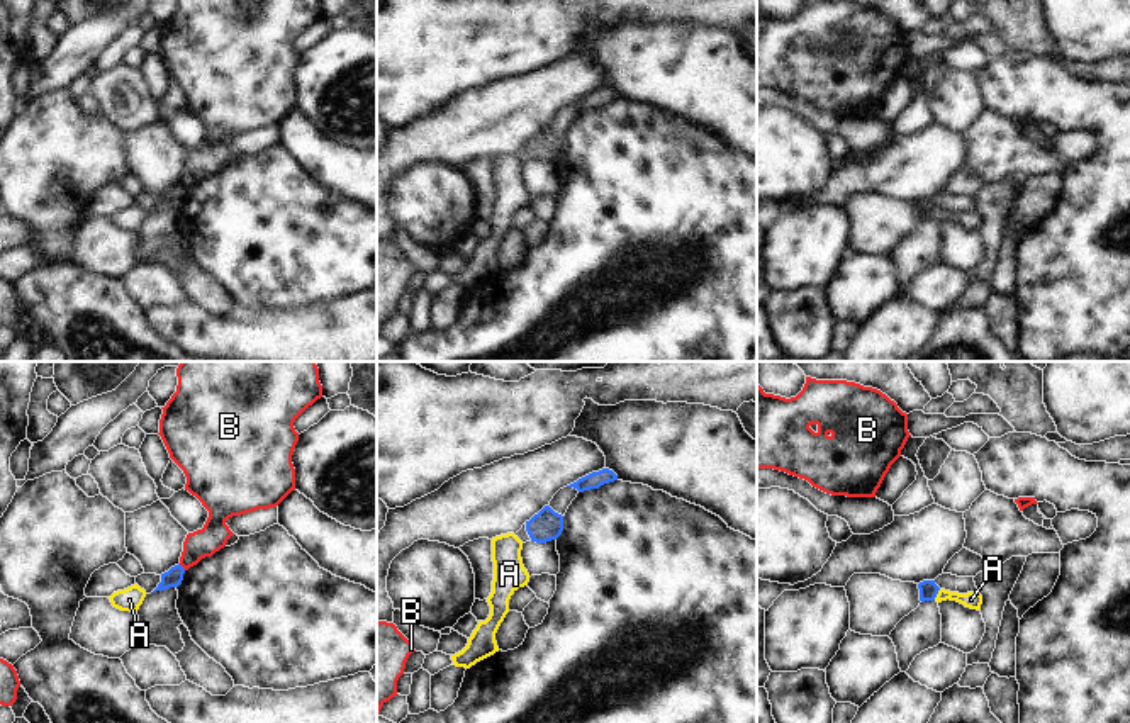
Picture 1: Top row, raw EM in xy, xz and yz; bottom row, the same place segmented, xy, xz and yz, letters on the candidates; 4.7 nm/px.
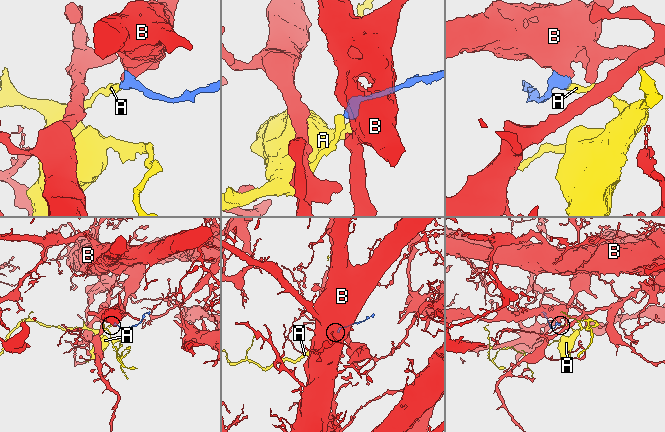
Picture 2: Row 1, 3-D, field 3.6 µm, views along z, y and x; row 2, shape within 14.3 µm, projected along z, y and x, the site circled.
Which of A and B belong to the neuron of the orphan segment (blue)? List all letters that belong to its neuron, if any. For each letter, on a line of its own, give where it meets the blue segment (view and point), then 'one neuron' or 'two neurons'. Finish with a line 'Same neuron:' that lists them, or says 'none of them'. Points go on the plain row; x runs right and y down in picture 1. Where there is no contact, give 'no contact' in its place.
A: meets blue in yz at (937, 212); one neuron
B: meets blue in xy at (180, 185); two neurons
Same neuron: A

